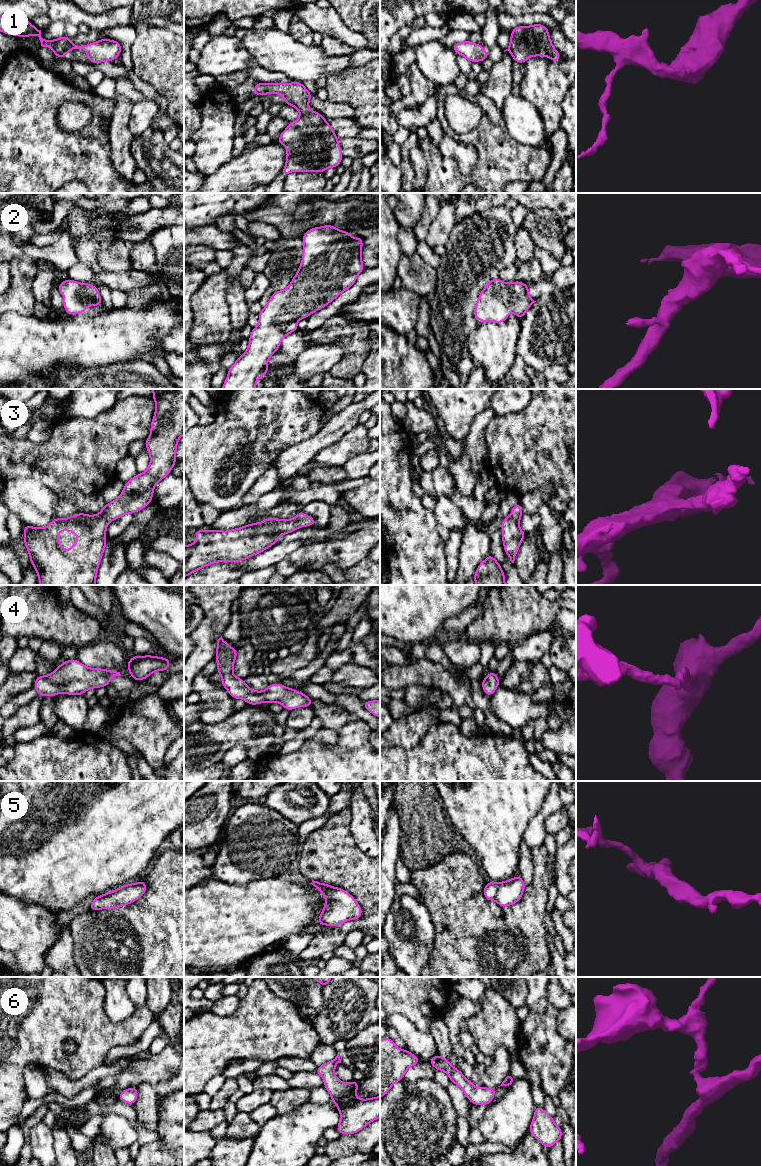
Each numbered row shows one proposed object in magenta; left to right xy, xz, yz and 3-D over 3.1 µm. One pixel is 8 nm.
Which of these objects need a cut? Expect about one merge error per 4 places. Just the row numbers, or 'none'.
none

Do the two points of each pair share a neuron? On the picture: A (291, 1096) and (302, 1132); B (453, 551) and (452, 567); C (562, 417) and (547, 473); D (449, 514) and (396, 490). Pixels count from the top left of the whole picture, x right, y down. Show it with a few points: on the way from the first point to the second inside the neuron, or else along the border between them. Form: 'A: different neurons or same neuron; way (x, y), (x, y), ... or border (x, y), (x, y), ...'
A: different neurons; border (308, 1100), (291, 1110), (278, 1114)
B: same neuron; way (452, 555), (452, 563)
C: same neuron; way (553, 431), (553, 459)
D: different neurons; border (431, 510), (438, 533)

